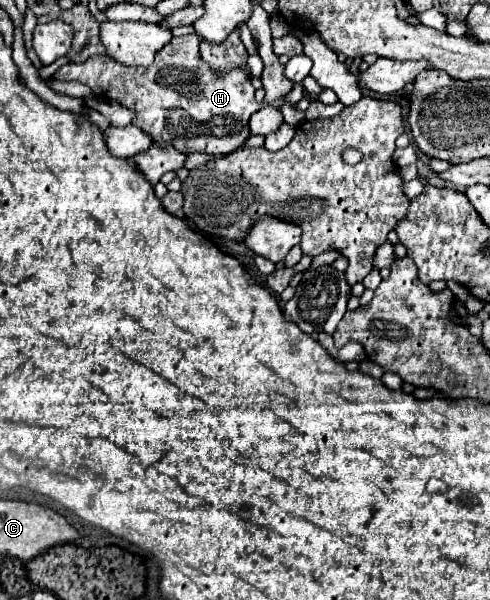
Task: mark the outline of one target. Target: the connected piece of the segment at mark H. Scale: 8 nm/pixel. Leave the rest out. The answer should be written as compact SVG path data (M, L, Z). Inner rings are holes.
M197 35L173 37L173 41L155 55L149 67L127 67L107 55L89 57L85 63L67 63L59 67L53 79L79 81L91 87L97 97L101 89L105 89L107 97L135 111L133 125L147 131L157 143L171 143L187 155L231 153L249 137L247 121L251 113L265 107L265 103L255 103L255 87L247 71L233 69L225 75L213 75L199 57L199 44ZM135 85L139 85L139 89L135 89Z

